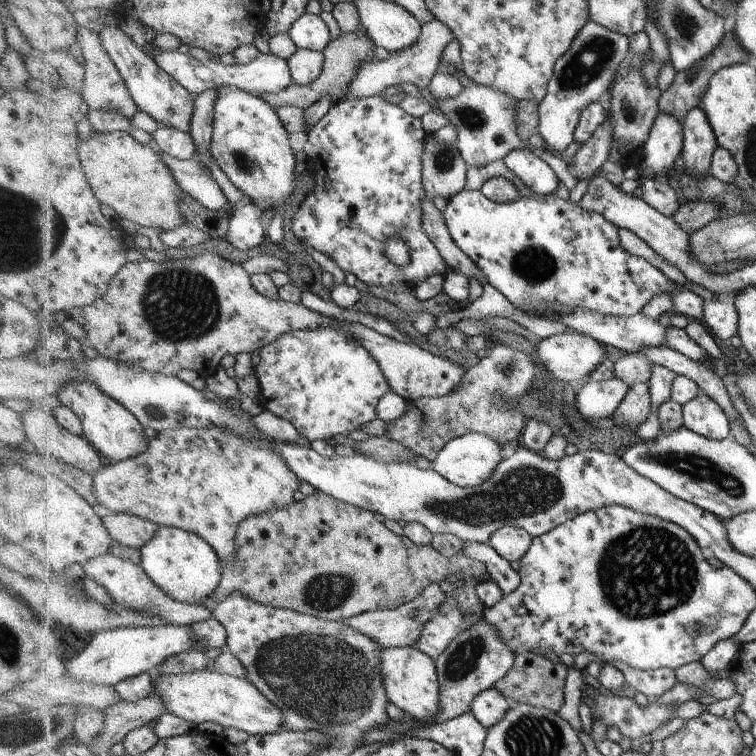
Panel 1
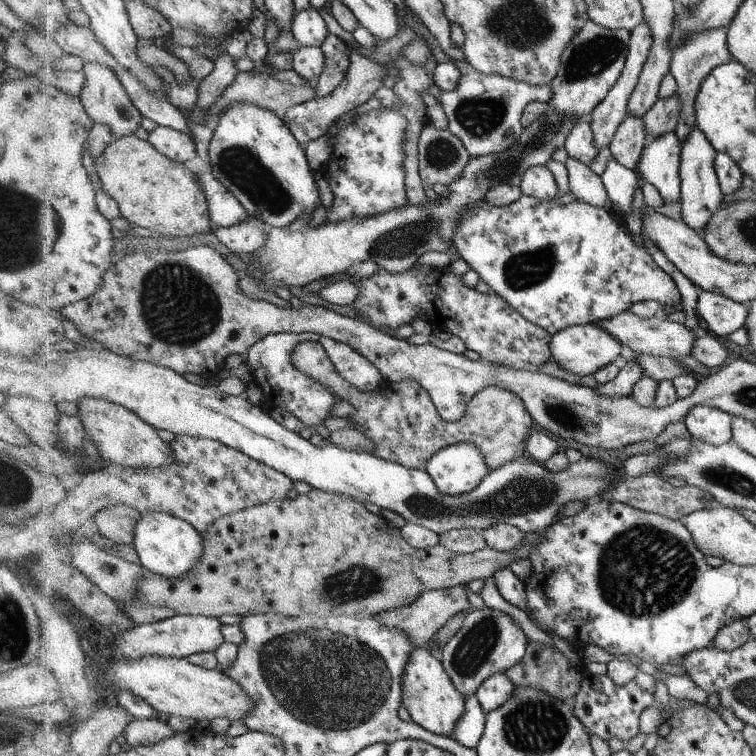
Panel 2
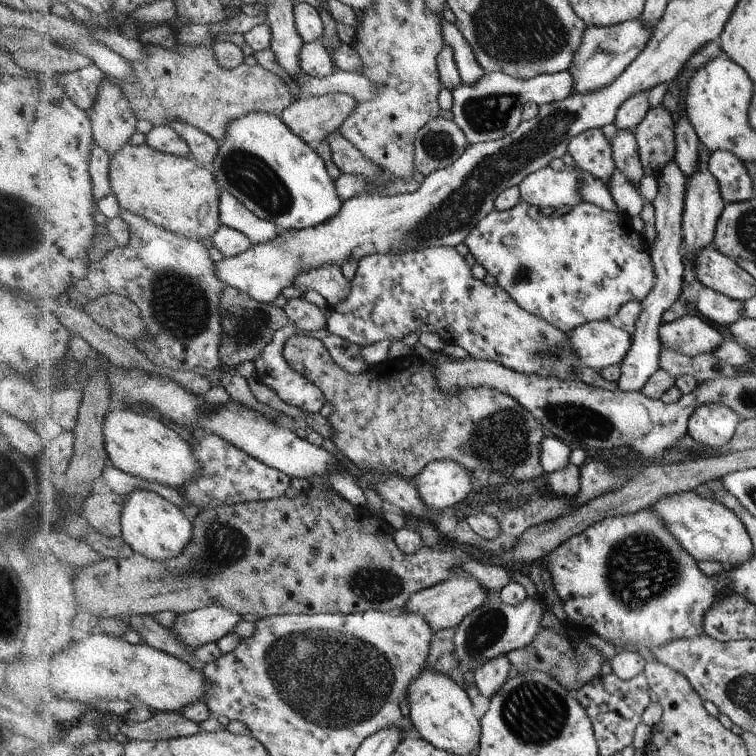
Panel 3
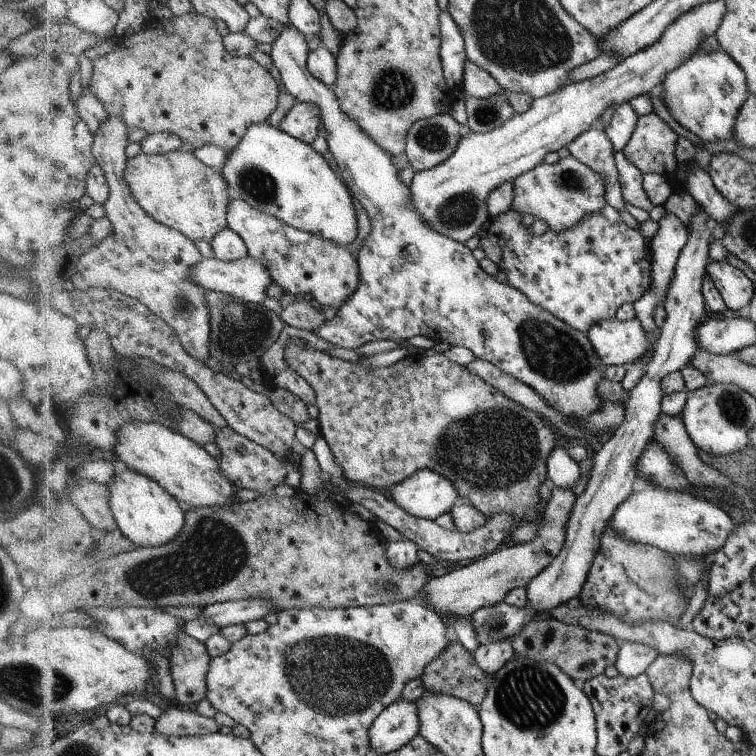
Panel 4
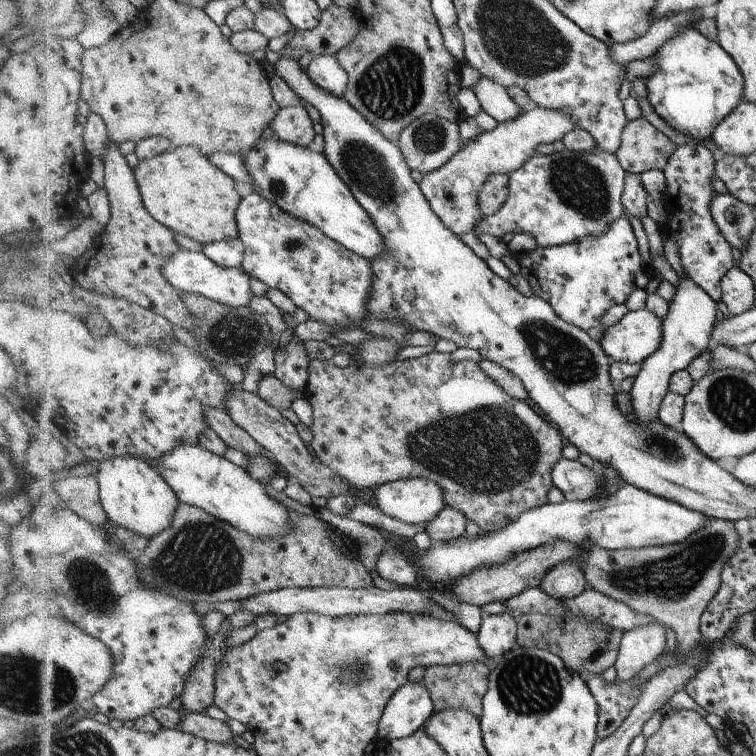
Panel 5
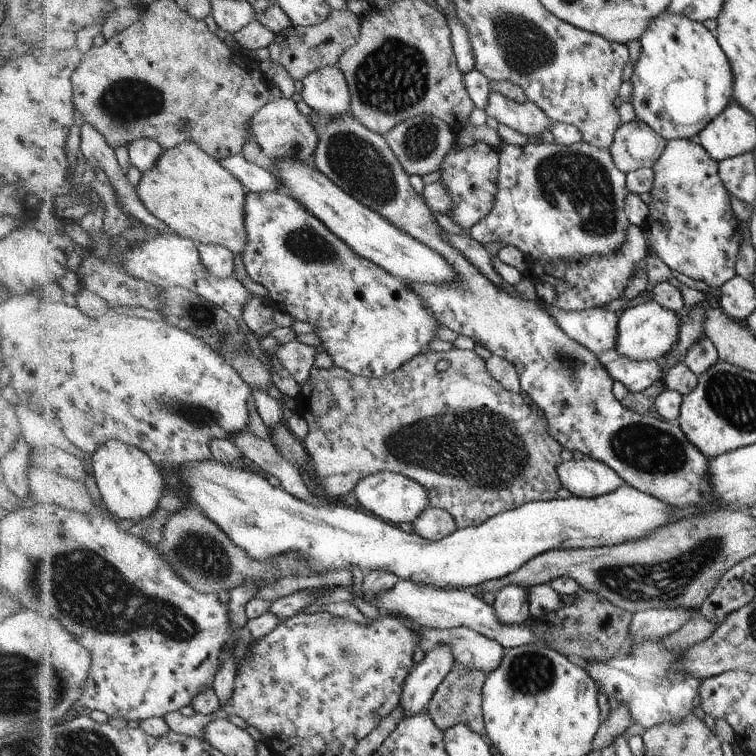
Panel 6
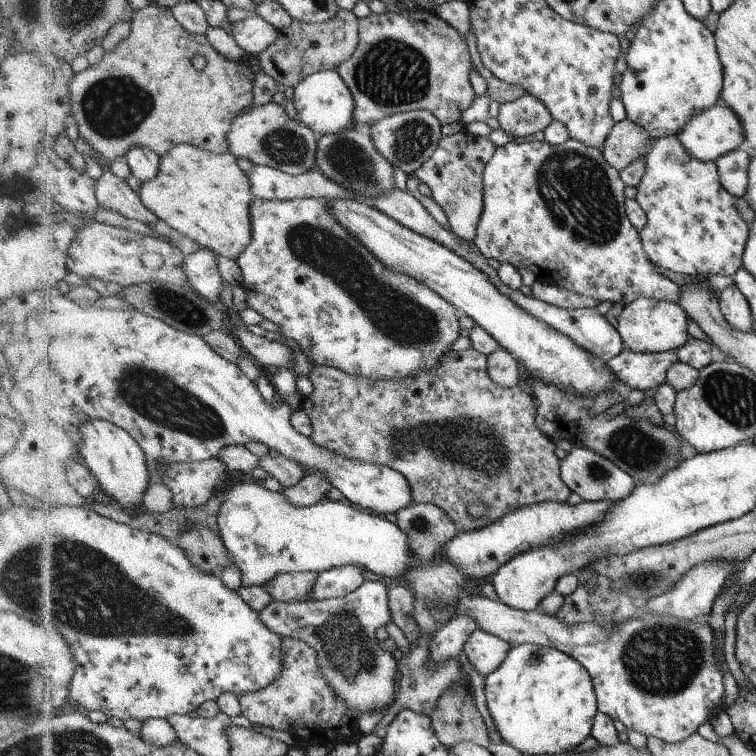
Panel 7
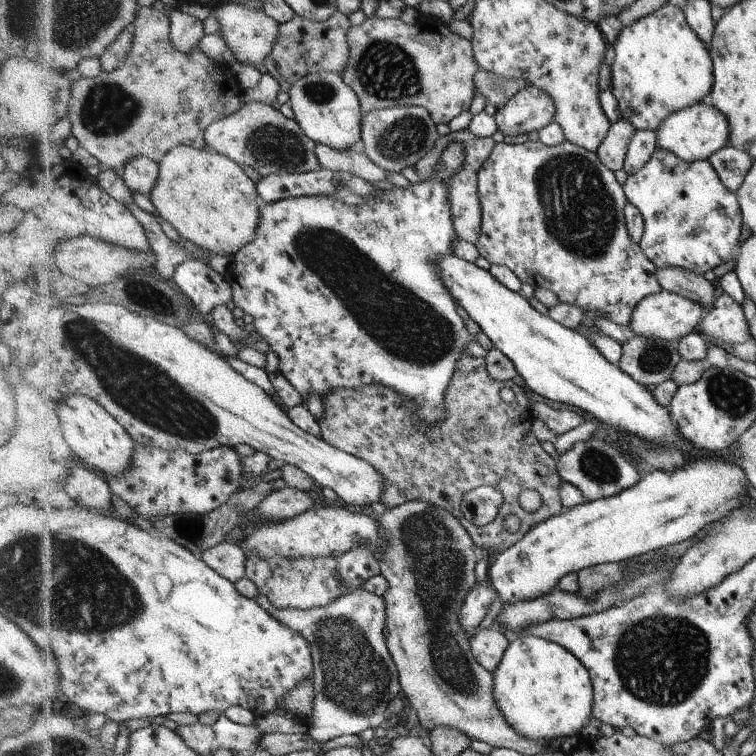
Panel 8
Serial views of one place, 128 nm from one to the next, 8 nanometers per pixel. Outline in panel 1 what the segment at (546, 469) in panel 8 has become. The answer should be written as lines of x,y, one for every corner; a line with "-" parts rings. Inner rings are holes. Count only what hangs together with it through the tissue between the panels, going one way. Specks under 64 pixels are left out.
498,343
489,350
488,356
469,368
468,379
463,385
444,397
424,397
408,401
408,413
390,423
388,435
392,440
402,443
414,454
433,461
449,441
470,432
490,435
505,448
510,440
520,439
524,430
524,412
517,398
532,385
536,379
535,363
530,355

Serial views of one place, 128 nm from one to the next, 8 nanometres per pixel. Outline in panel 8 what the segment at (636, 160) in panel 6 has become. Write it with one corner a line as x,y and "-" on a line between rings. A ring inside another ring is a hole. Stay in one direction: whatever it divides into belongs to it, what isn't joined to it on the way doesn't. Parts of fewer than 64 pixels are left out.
624,119
614,123
613,128
608,131
608,136
604,138
596,152
602,164
613,171
624,168
630,141
637,132
633,123

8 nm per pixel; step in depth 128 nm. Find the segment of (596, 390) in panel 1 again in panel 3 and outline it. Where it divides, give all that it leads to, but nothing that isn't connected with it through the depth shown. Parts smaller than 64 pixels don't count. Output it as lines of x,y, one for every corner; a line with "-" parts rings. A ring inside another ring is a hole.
675,160
670,161
656,177
659,182
659,192
652,204
656,210
655,227
657,237
653,250
653,267
656,271
657,282
653,292
641,301
643,309
632,332
633,344
619,365
621,373
615,382
617,388
623,391
640,391
641,386
659,369
659,354
662,346
659,336
659,326
663,324
662,314
681,298
684,280
683,248
683,202
687,189
687,176
680,170

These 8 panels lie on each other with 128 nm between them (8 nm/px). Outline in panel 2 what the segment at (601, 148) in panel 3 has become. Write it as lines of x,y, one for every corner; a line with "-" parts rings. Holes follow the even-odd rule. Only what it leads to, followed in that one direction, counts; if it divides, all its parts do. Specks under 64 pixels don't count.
582,118
578,120
570,130
564,144
570,157
577,158
587,165
598,154
598,150
593,143
593,132
589,119

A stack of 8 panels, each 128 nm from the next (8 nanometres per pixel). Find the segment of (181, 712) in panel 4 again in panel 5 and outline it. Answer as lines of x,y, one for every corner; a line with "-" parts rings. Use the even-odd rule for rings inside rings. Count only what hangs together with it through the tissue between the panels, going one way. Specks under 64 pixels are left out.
184,711
179,729
217,743
233,741
232,738
234,738
234,732
232,732
232,728
228,726
226,721
214,719
206,712

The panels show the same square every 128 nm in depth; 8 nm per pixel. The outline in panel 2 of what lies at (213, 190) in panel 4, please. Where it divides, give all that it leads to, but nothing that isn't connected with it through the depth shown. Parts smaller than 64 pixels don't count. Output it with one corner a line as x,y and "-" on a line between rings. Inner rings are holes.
135,135
115,139
99,157
92,160
91,168
102,179
104,190
118,201
123,216
132,224
168,237
194,234
200,236
211,232
213,220
209,199
201,180
197,178
198,174
192,172
184,163
162,154
151,140
142,140

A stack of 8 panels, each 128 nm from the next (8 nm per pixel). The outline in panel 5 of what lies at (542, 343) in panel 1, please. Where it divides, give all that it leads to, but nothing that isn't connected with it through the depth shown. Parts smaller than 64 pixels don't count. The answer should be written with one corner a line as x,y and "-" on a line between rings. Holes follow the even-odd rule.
648,309
628,311
620,322
597,337
610,361
640,364
656,353
663,340
663,324

